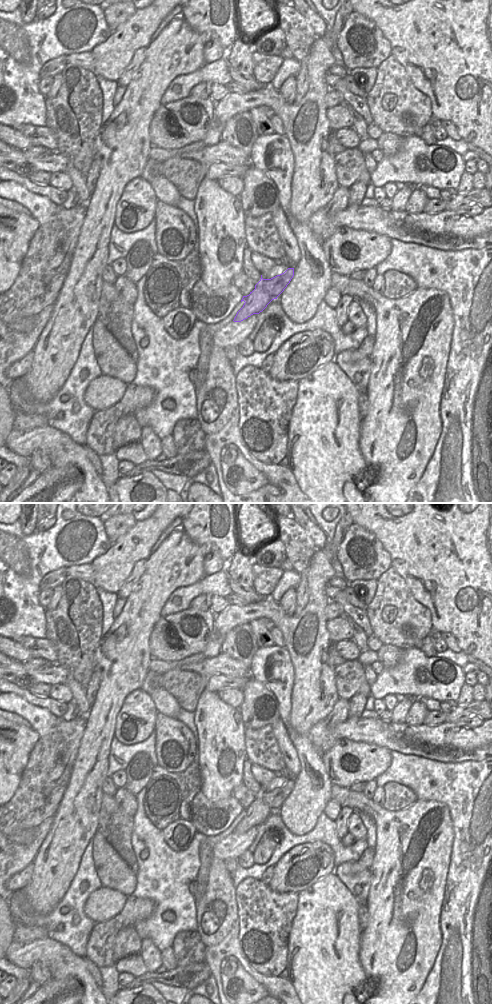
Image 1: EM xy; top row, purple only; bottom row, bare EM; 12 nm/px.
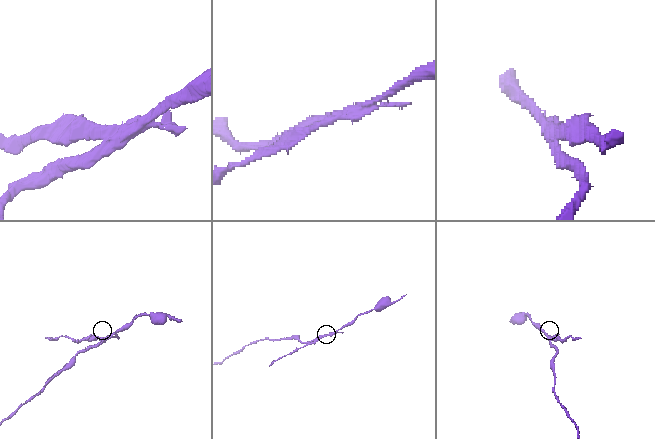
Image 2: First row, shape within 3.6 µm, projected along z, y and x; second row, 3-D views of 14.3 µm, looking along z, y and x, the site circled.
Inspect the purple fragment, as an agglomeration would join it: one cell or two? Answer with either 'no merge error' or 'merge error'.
merge error

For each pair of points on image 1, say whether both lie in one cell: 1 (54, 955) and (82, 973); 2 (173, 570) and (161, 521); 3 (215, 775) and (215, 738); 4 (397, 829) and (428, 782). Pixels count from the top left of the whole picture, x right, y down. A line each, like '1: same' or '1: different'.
1: same
2: different
3: same
4: different

